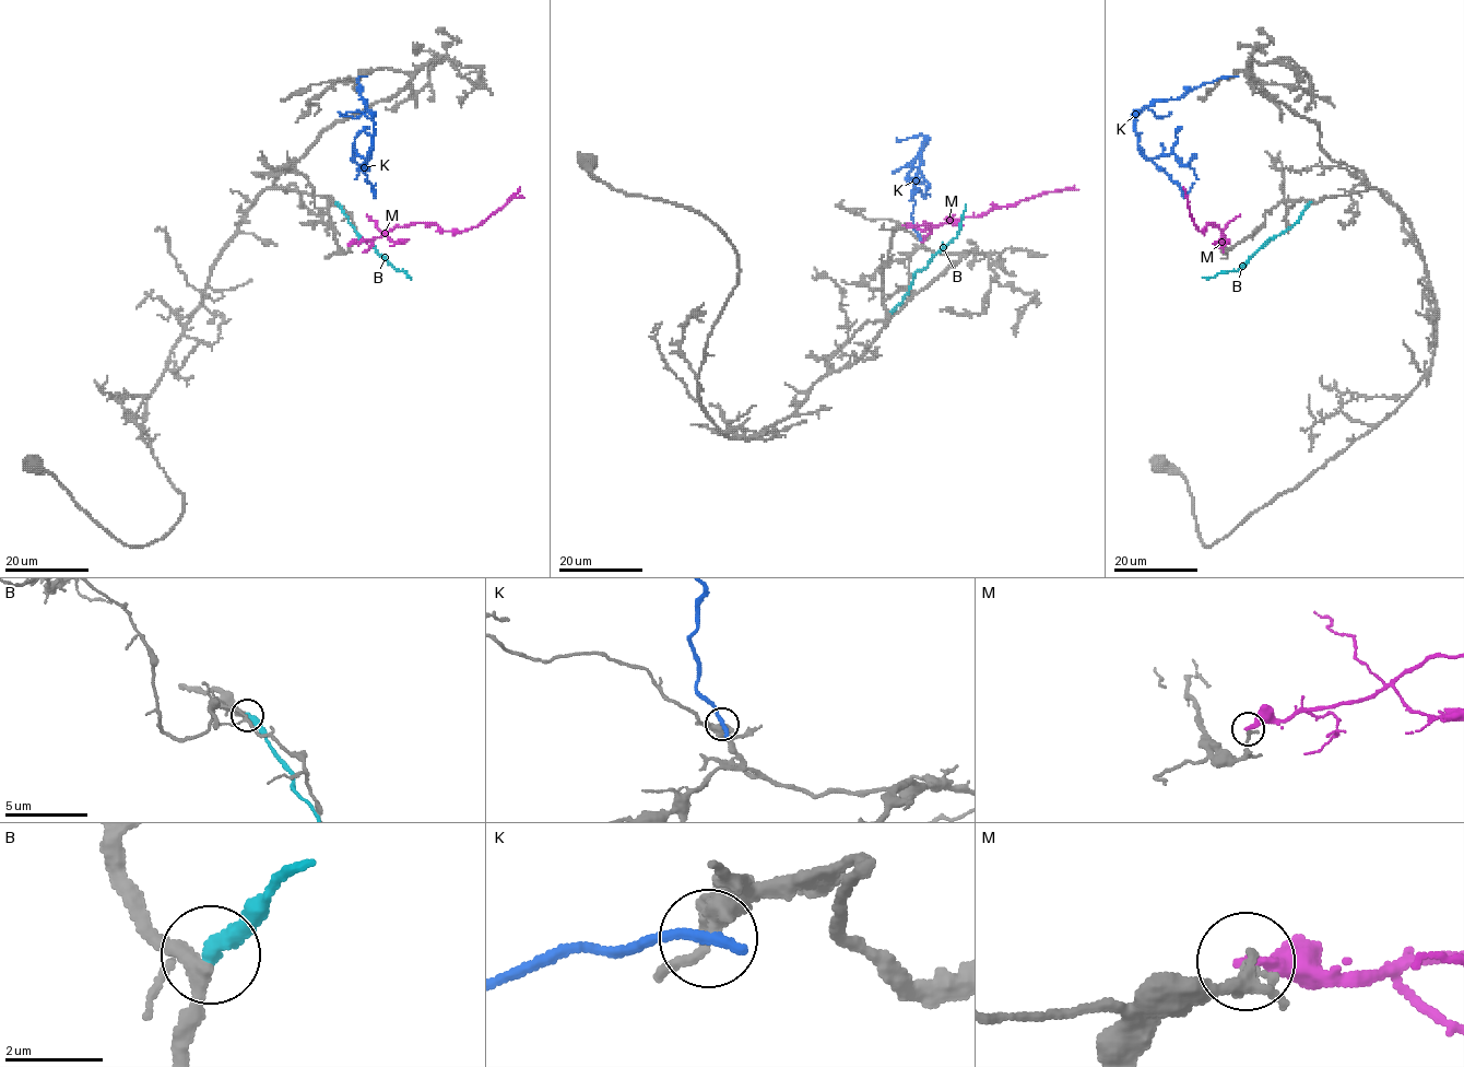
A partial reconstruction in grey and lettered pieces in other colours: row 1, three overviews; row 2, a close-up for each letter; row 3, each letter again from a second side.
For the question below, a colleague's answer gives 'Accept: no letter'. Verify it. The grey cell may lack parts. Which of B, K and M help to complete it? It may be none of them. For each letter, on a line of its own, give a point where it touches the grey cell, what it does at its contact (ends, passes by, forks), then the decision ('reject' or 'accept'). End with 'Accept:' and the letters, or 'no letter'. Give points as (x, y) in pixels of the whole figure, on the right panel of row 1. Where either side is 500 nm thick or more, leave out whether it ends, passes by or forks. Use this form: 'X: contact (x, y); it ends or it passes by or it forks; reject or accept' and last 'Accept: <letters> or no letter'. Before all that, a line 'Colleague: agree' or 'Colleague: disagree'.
Colleague: agree
B: contact (1309, 203); it ends; reject
K: contact (1235, 75); it ends; reject
M: contact (1223, 245); it ends; reject
Accept: no letter

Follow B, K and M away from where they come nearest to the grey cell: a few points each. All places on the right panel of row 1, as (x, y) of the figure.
B: (1310, 203), (1299, 219), (1268, 239), (1237, 270), (1202, 278)
K: (1234, 75), (1189, 88), (1177, 98), (1154, 101), (1135, 117), (1137, 149), (1146, 159), (1172, 153), (1197, 179)
M: (1223, 245), (1224, 236), (1215, 223), (1208, 223), (1203, 233), (1193, 223), (1187, 197)

